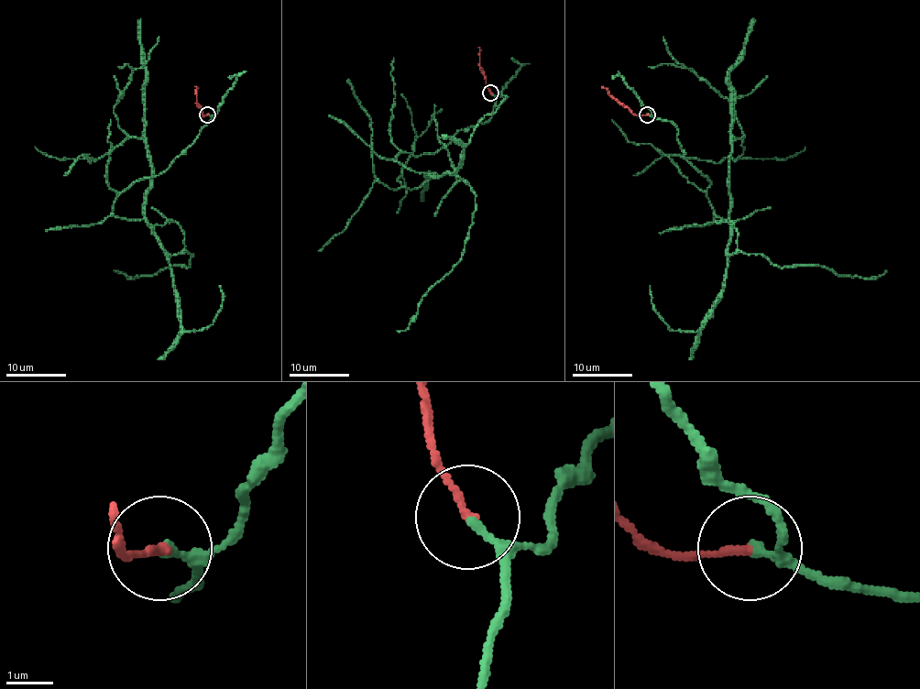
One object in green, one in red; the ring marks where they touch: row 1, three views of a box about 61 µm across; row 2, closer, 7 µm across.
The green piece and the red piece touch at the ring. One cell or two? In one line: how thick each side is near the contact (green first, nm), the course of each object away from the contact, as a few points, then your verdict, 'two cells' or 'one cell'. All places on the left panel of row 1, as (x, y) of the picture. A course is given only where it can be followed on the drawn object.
calibres 180 and 190 nm; course green (207, 114), (163, 172), (116, 198), (114, 216), (144, 217), (142, 139), (65, 175); course red (207, 114), (202, 114), (196, 104), (195, 86); one cell

